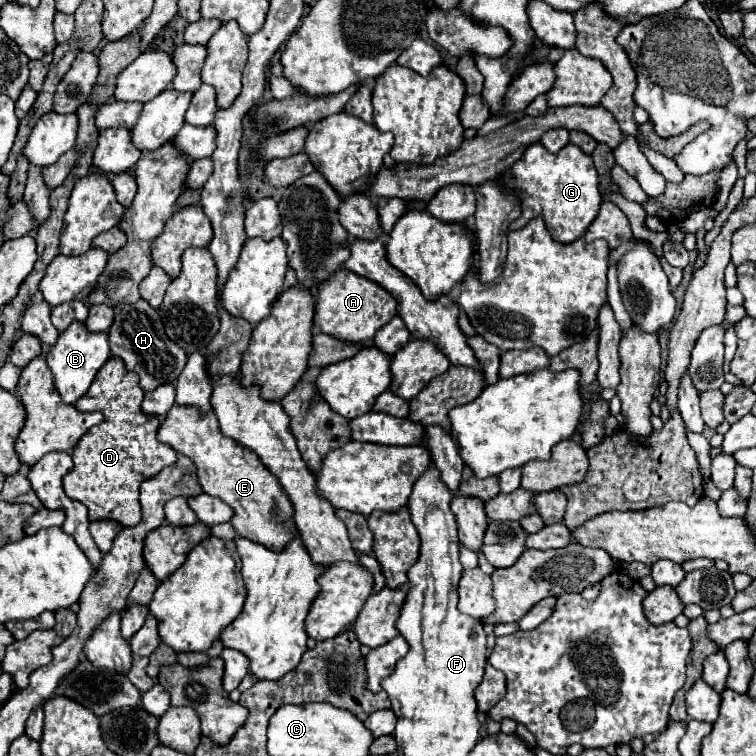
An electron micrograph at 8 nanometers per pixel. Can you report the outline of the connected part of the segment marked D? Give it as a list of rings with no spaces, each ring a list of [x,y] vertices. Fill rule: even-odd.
[[[110,357],[98,371],[88,393],[80,401],[76,401],[76,409],[100,411],[104,415],[104,421],[84,433],[80,443],[74,447],[74,469],[64,477],[64,491],[70,499],[76,499],[88,507],[90,521],[112,519],[122,523],[124,527],[140,523],[140,475],[152,477],[164,467],[174,465],[178,459],[178,453],[174,449],[162,445],[156,439],[160,427],[158,419],[162,419],[170,411],[170,407],[174,405],[174,397],[174,385],[160,385],[158,389],[144,395],[138,385],[136,373],[128,371],[120,357]],[[150,415],[156,415],[158,419]]]

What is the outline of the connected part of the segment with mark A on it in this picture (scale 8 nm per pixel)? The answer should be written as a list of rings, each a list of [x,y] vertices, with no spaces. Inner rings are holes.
[[[340,269],[330,281],[320,285],[314,323],[322,333],[328,333],[342,341],[364,343],[370,341],[374,333],[396,315],[396,309],[396,299],[384,287],[376,285],[374,281],[366,281],[348,269]]]

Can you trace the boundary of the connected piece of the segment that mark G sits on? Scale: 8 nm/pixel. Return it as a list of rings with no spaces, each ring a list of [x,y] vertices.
[[[540,143],[528,147],[524,155],[502,175],[502,181],[516,189],[522,201],[522,215],[510,225],[510,231],[520,231],[532,217],[542,217],[548,233],[558,243],[572,243],[584,235],[596,219],[602,197],[598,191],[598,173],[592,157],[568,143],[560,153],[546,151]]]

